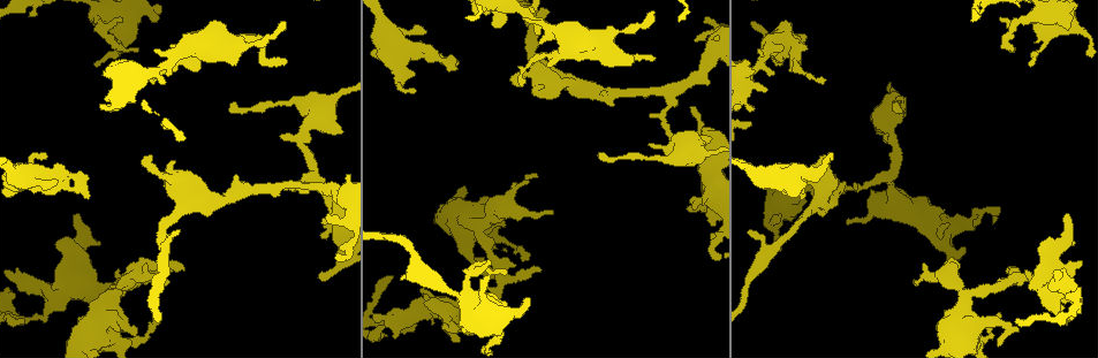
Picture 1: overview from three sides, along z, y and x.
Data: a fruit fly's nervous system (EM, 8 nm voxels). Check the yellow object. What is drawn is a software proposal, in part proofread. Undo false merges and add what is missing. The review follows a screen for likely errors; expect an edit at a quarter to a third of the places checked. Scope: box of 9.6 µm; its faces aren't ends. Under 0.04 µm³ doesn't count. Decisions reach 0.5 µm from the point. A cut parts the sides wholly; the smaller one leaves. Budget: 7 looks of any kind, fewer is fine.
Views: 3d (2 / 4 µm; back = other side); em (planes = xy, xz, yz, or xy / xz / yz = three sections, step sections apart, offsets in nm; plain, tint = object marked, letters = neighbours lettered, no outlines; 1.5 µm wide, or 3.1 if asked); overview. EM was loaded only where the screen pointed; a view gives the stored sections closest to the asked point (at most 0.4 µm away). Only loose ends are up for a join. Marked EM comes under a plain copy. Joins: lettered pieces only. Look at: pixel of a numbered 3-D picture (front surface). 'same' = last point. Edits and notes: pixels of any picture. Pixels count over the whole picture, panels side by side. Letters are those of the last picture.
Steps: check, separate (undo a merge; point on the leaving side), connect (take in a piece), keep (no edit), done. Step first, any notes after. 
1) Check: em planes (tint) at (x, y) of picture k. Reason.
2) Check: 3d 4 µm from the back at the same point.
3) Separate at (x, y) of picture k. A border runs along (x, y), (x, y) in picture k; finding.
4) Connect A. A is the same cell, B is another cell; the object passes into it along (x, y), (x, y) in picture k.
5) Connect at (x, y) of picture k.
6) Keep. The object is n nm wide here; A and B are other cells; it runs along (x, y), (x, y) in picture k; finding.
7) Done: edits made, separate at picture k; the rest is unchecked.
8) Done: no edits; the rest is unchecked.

Check: 3d 4 µm from the back at (849, 223) of picture 1. An open end.

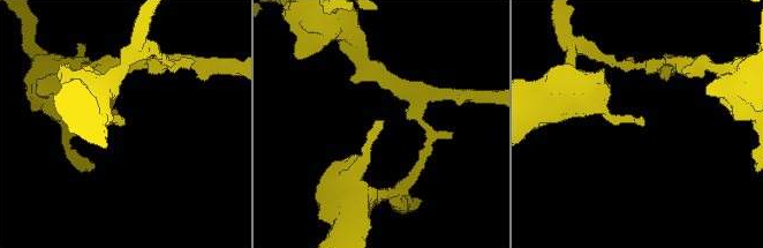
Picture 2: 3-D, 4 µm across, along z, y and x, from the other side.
Check: em yz step 4 (letters) at (381, 127) of picture 2.

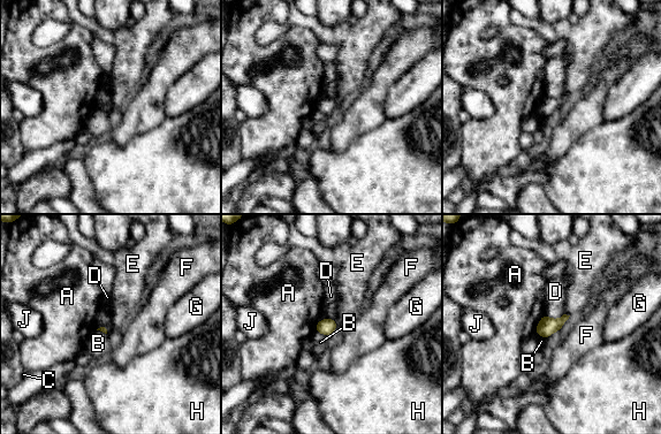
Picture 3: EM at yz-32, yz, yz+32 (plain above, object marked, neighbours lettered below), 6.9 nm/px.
Keep. A, B, C, D, E, F, G, H and J are other cells; a border runs along (333, 319), (339, 327) in picture 3; no lettered piece goes on from it.

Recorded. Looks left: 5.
Check: em planes (letters) at (341, 132) of picture 1. Free end.

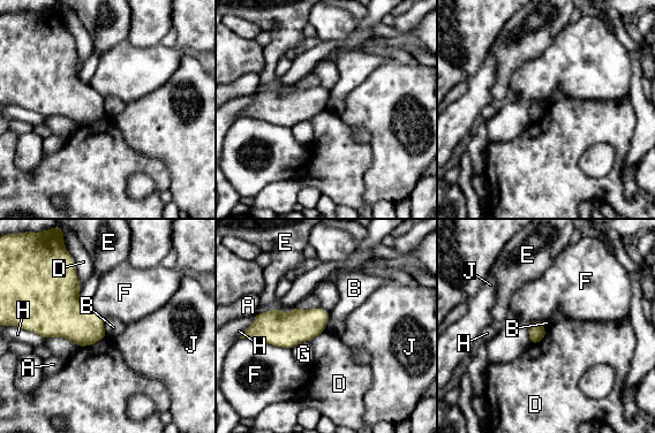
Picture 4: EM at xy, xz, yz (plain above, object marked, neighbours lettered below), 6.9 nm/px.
Keep. A, B, D, E, F, G, H and J are other cells; a border runs along (106, 336), (93, 343), (80, 347) in picture 4; no lettered piece goes on from it.

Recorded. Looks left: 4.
Check: em planes (tint) at (458, 62) of picture 1. Free end.

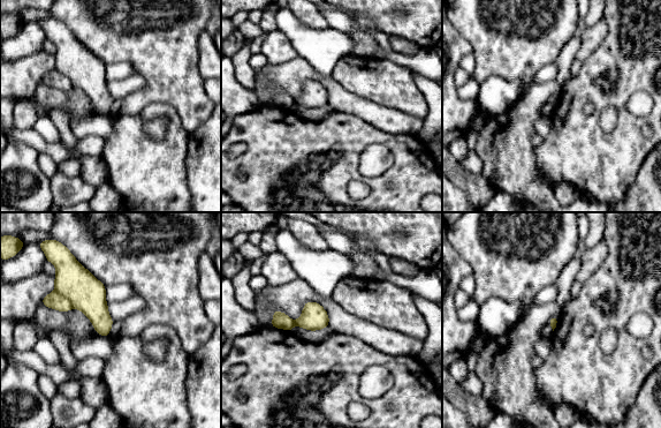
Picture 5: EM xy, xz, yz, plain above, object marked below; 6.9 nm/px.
Check: em planes (letters) at the same point.

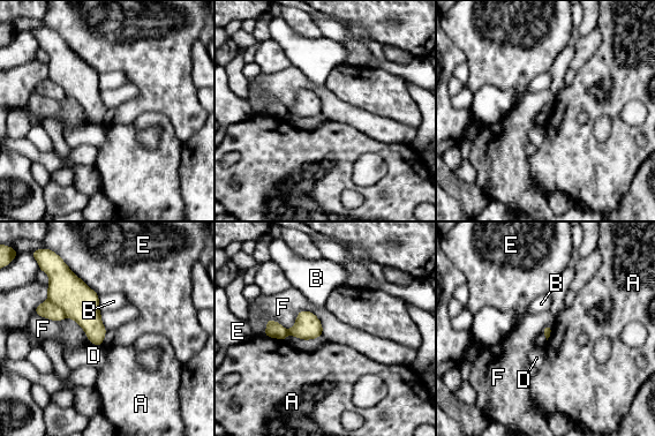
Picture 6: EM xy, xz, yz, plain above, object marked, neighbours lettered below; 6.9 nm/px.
Keep. A, B, D, E and F are other cells; a border runs along (65, 262), (99, 295) in picture 6; none of them fits.

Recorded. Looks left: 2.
Done: no edits; the rest is unchecked.

